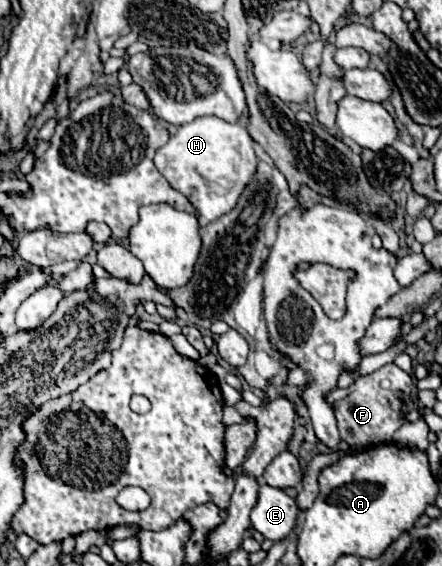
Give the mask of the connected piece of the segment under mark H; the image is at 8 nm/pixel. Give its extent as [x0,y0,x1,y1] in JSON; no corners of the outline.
[154,117,258,225]

